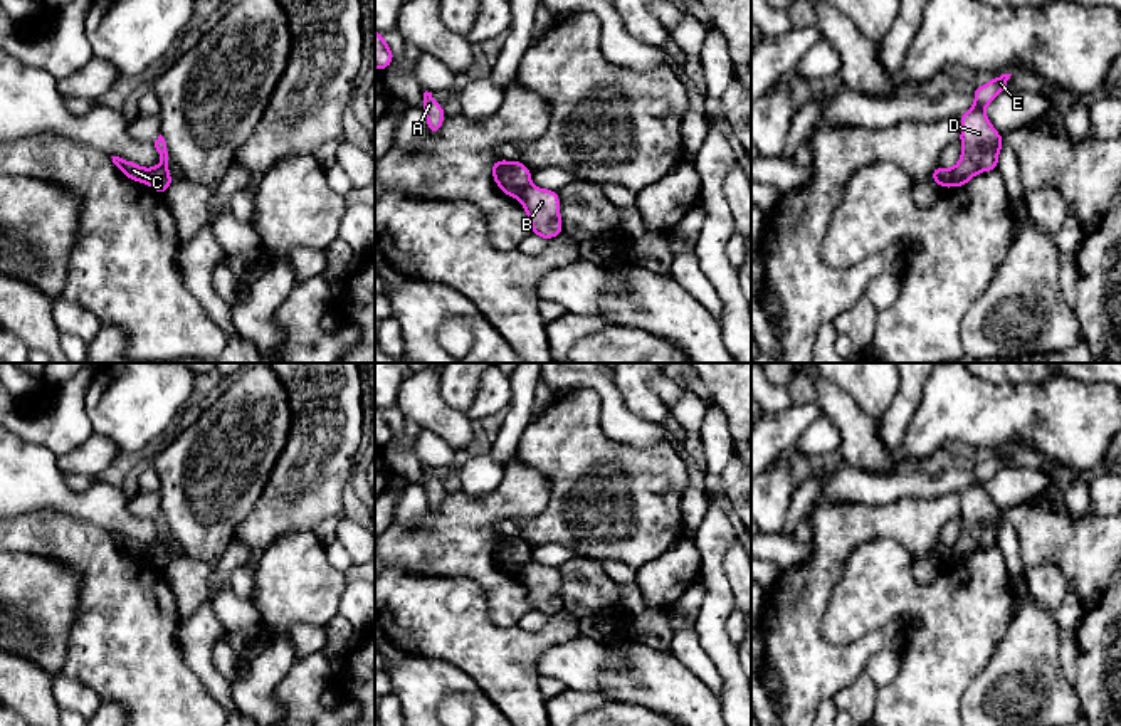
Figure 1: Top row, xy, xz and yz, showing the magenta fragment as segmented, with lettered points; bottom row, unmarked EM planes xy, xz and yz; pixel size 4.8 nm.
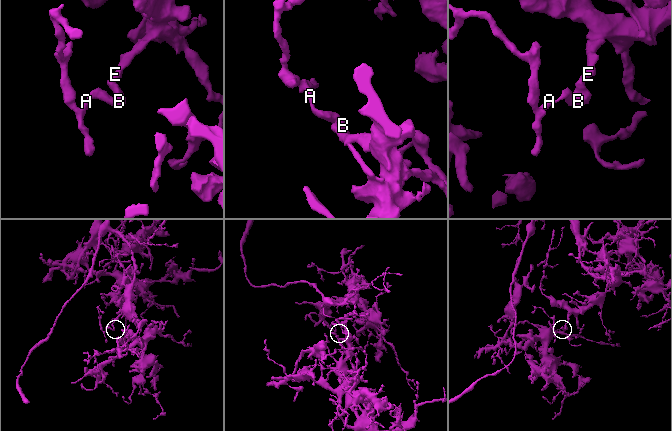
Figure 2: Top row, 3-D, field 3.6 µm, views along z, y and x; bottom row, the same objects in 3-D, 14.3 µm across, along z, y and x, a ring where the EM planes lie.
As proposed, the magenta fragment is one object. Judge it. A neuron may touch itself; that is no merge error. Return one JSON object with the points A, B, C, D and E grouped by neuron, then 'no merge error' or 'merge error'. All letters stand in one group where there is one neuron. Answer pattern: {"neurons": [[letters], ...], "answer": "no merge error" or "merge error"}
{"neurons": [["A", "C"], ["B", "D", "E"]], "answer": "merge error"}

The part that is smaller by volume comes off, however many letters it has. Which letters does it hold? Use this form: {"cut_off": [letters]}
{"cut_off": ["A", "C"]}

